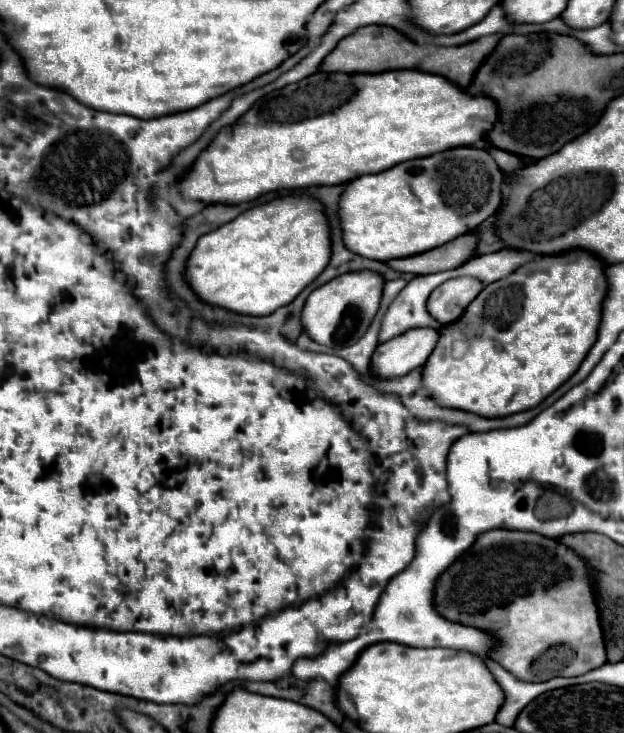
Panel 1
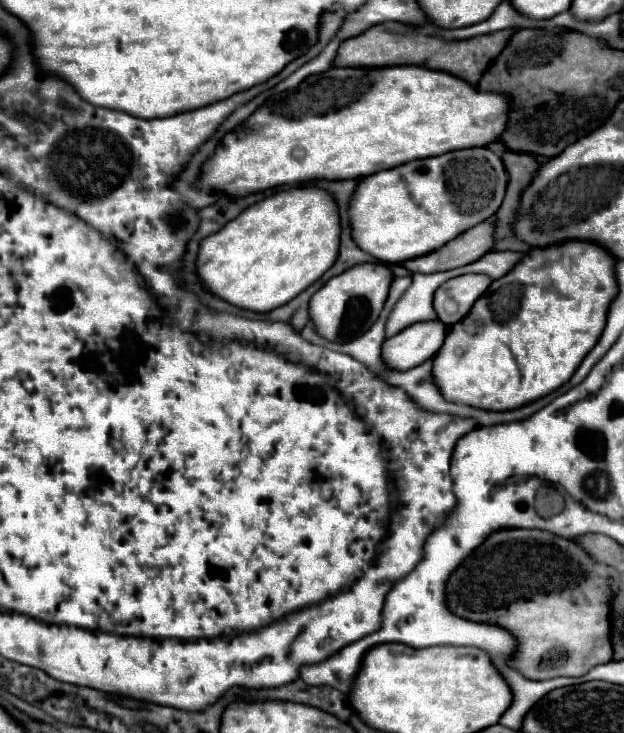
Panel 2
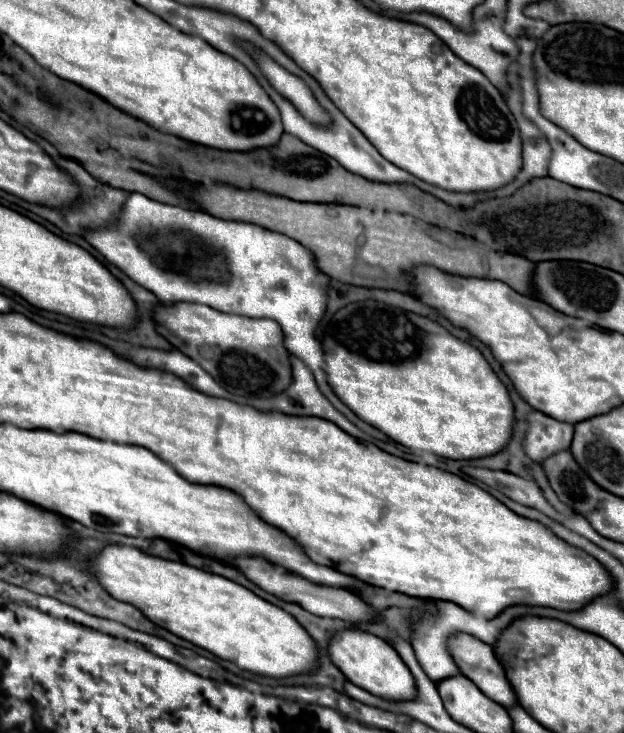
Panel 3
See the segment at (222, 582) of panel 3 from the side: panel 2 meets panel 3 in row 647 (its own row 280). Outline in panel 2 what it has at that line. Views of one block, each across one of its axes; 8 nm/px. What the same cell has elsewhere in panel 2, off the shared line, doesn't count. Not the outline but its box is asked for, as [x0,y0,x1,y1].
[196,188,340,312]

